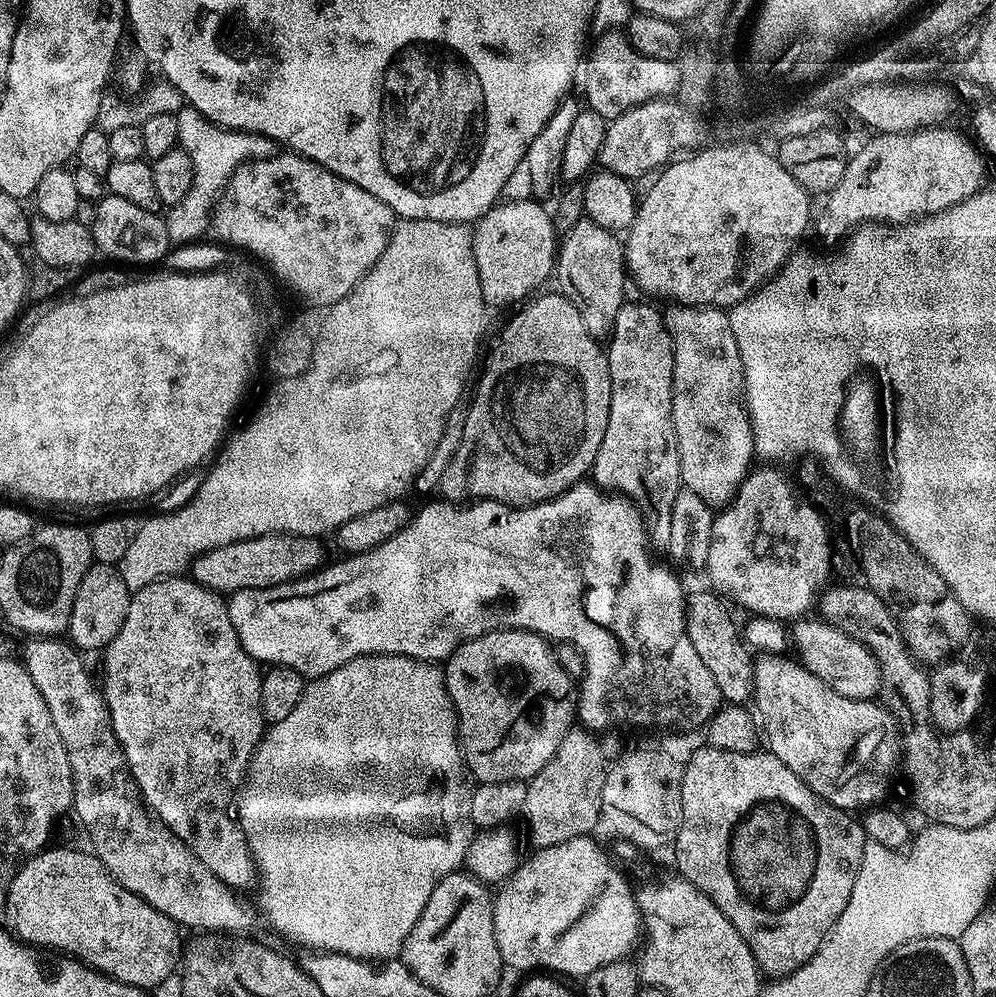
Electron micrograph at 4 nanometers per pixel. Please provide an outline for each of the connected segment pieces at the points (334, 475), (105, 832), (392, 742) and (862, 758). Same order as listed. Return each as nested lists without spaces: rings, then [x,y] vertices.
[[[397,219],[396,226],[392,229],[392,240],[386,250],[382,250],[382,258],[374,262],[372,269],[358,281],[350,294],[337,302],[338,311],[332,313],[332,319],[327,319],[325,328],[317,338],[312,365],[308,371],[300,377],[281,379],[276,384],[277,388],[261,402],[252,421],[241,432],[233,431],[227,437],[226,443],[215,457],[216,465],[209,470],[208,477],[197,486],[196,493],[181,508],[176,508],[165,516],[152,516],[140,529],[137,527],[133,531],[130,546],[126,546],[126,554],[118,565],[129,592],[137,592],[139,588],[144,588],[155,580],[163,580],[165,576],[183,573],[200,553],[226,546],[230,542],[267,536],[270,532],[287,532],[293,536],[313,538],[323,537],[323,532],[335,533],[342,522],[350,522],[350,518],[366,514],[366,510],[374,510],[374,506],[399,501],[403,497],[400,495],[413,487],[413,480],[425,466],[438,438],[442,436],[450,412],[461,407],[460,399],[464,396],[464,387],[467,386],[468,379],[469,384],[473,379],[472,367],[476,364],[476,355],[480,352],[480,343],[483,342],[484,331],[488,328],[490,309],[482,298],[482,282],[478,276],[473,233],[468,224]]]
[[[32,636],[31,638],[25,639],[28,640],[24,644],[24,656],[22,655],[22,663],[24,666],[24,669],[28,671],[30,674],[30,678],[34,678],[34,686],[38,686],[38,694],[42,694],[42,698],[46,698],[46,707],[50,709],[50,718],[54,718],[54,727],[58,730],[58,738],[62,738],[62,746],[66,746],[66,758],[70,758],[70,770],[72,771],[72,785],[74,786],[74,794],[72,795],[72,803],[74,805],[74,816],[77,816],[78,819],[80,819],[80,824],[82,827],[85,828],[86,831],[88,831],[88,836],[90,839],[92,839],[92,845],[90,845],[91,851],[96,855],[97,858],[100,859],[102,862],[102,866],[104,869],[107,870],[108,873],[111,874],[111,876],[118,881],[126,890],[130,890],[130,894],[138,894],[138,898],[142,898],[146,902],[150,902],[150,906],[154,906],[154,910],[158,910],[162,914],[166,914],[166,918],[170,918],[175,922],[181,929],[187,930],[187,928],[197,928],[197,933],[200,934],[248,934],[252,927],[256,924],[256,916],[258,920],[258,912],[255,907],[254,909],[251,908],[250,905],[247,904],[246,901],[243,900],[243,895],[237,894],[230,885],[228,885],[226,882],[222,882],[222,878],[218,878],[215,876],[210,869],[206,867],[206,865],[202,862],[202,858],[198,858],[198,854],[194,854],[190,851],[189,848],[185,844],[183,844],[180,840],[177,840],[176,835],[170,831],[169,828],[165,828],[163,824],[160,823],[159,820],[156,819],[155,816],[152,815],[151,812],[148,811],[145,803],[140,798],[140,792],[136,789],[136,783],[132,780],[132,775],[128,773],[128,763],[124,760],[124,752],[120,748],[120,743],[116,741],[116,735],[114,734],[112,730],[112,723],[110,722],[108,718],[108,706],[104,703],[103,695],[98,691],[98,684],[96,681],[96,684],[94,681],[92,681],[92,676],[90,673],[88,673],[88,668],[86,665],[84,665],[85,657],[81,655],[79,651],[67,639],[64,638],[57,638],[55,636]]]
[[[359,656],[342,666],[338,666],[338,670],[334,670],[330,674],[309,679],[304,685],[304,692],[301,694],[301,698],[298,699],[297,705],[294,706],[294,710],[291,710],[290,714],[283,720],[273,723],[265,731],[264,737],[260,739],[260,745],[256,748],[255,755],[252,756],[252,765],[248,767],[246,783],[241,787],[238,799],[234,804],[234,812],[238,817],[238,823],[246,834],[246,842],[250,846],[253,858],[256,859],[259,887],[264,887],[260,892],[261,905],[259,904],[262,909],[263,919],[265,916],[282,935],[289,936],[290,939],[304,944],[300,946],[308,950],[341,952],[343,956],[353,956],[359,960],[369,962],[387,962],[397,959],[403,953],[404,939],[410,934],[410,930],[414,930],[414,922],[418,922],[422,910],[426,910],[426,902],[430,902],[430,894],[434,894],[434,886],[438,886],[438,882],[442,882],[442,878],[446,878],[451,872],[457,871],[468,859],[472,838],[478,832],[477,825],[470,814],[472,790],[470,773],[464,767],[464,753],[460,750],[460,738],[456,727],[456,711],[444,685],[443,671],[435,663],[426,660],[415,660],[409,656]]]
[[[764,654],[752,665],[755,711],[762,725],[763,739],[764,736],[768,739],[767,751],[774,753],[778,762],[785,764],[815,796],[821,796],[835,808],[852,814],[855,808],[872,810],[883,805],[892,788],[896,767],[900,768],[902,764],[902,733],[896,717],[876,700],[855,700],[838,694],[801,663],[794,664],[784,658]]]

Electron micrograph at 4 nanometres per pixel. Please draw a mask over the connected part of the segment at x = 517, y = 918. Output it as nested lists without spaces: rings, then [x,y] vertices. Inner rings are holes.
[[[591,835],[579,836],[565,844],[537,851],[534,858],[521,863],[508,877],[499,889],[501,892],[495,893],[492,906],[494,938],[498,942],[500,957],[509,969],[517,968],[523,974],[547,970],[561,977],[583,978],[611,963],[627,961],[636,943],[638,948],[642,940],[642,913],[636,902],[636,892],[592,839]]]

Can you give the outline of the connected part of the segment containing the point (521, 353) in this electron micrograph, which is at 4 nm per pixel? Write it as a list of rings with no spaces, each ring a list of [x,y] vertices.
[[[556,290],[544,295],[529,299],[511,313],[513,316],[505,322],[496,345],[488,352],[484,373],[480,381],[479,376],[475,381],[472,405],[466,408],[462,442],[438,487],[445,501],[496,500],[514,508],[527,508],[529,504],[541,504],[562,495],[591,473],[610,418],[612,383],[608,354],[601,341],[586,330],[586,322],[582,322],[574,302]]]

